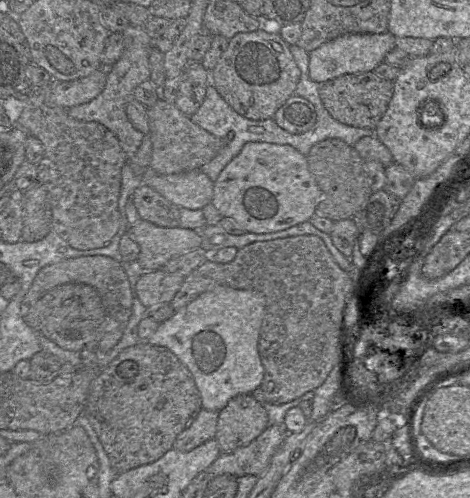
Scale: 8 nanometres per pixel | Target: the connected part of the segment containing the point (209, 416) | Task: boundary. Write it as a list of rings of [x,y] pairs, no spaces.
[[[200,409],[196,418],[176,438],[173,448],[187,452],[215,438],[218,416],[217,411]]]

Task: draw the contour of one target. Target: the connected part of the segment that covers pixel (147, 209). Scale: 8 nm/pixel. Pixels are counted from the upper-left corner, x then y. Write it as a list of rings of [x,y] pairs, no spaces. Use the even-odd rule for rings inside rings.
[[[147,184],[134,191],[132,201],[142,220],[160,227],[180,225],[180,208]]]

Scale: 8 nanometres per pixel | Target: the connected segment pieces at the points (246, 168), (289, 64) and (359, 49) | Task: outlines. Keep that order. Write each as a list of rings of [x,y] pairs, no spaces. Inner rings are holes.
[[[248,142],[214,182],[211,203],[244,232],[265,234],[309,221],[320,199],[321,191],[305,155],[287,144]]]
[[[258,29],[238,33],[210,72],[210,83],[240,115],[252,120],[273,119],[276,111],[295,94],[301,72],[278,32]]]
[[[388,31],[343,34],[309,52],[309,77],[322,84],[345,74],[373,72],[384,61],[386,54],[395,48],[395,40],[396,37]]]

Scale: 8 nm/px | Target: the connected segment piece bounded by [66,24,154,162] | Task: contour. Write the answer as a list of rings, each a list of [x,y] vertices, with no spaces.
[[[129,24],[120,33],[124,38],[124,51],[119,61],[108,68],[103,91],[88,103],[66,109],[68,114],[76,120],[97,122],[113,132],[127,155],[127,162],[129,162],[137,152],[145,134],[137,130],[128,119],[126,105],[133,97],[135,88],[145,80],[150,79],[149,54],[153,48],[154,40],[143,28],[132,24]]]

